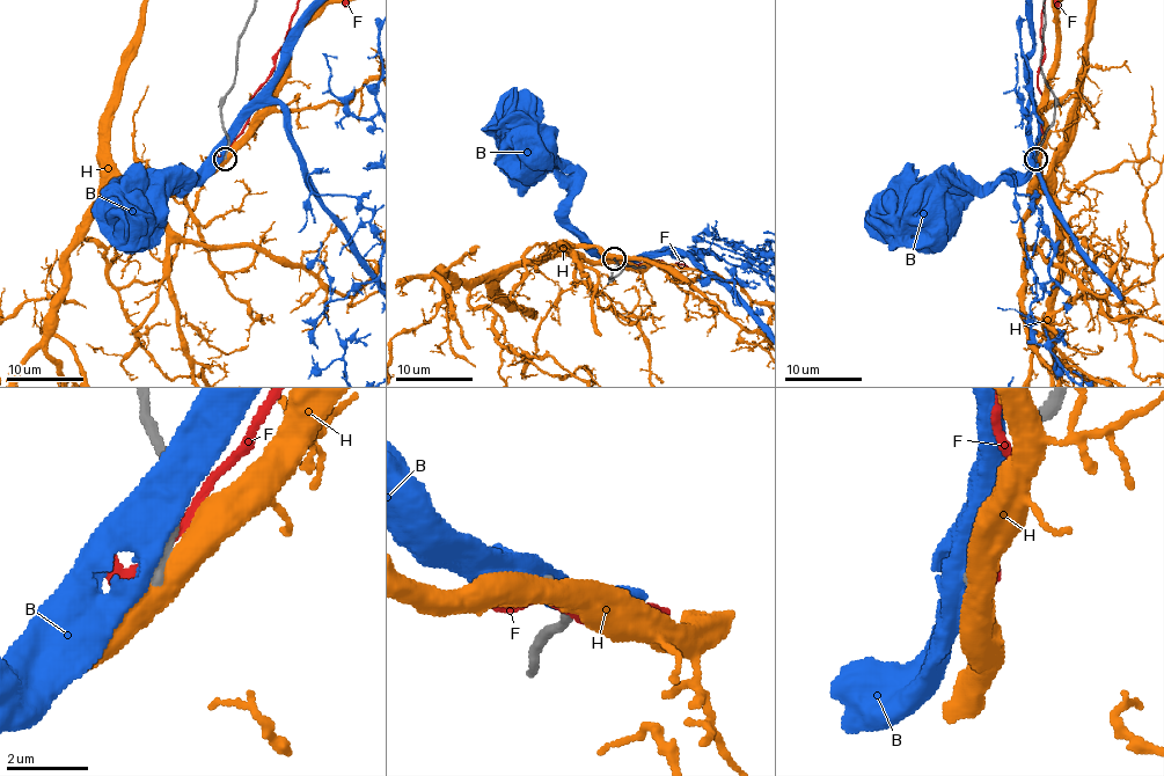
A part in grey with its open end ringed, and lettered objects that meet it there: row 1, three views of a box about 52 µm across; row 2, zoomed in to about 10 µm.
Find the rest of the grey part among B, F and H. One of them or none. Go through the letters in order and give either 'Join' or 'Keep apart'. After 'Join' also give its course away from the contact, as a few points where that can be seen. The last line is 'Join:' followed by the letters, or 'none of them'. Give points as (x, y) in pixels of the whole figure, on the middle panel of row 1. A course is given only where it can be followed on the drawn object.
B: Keep apart
F: Keep apart
H: Keep apart
Join: none of them

